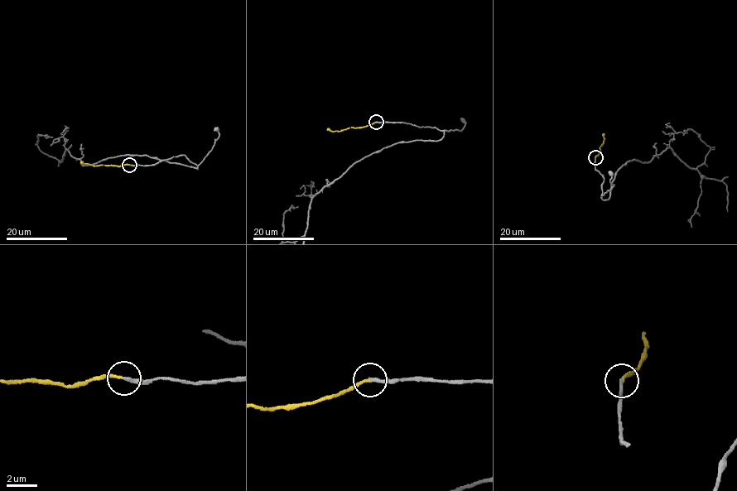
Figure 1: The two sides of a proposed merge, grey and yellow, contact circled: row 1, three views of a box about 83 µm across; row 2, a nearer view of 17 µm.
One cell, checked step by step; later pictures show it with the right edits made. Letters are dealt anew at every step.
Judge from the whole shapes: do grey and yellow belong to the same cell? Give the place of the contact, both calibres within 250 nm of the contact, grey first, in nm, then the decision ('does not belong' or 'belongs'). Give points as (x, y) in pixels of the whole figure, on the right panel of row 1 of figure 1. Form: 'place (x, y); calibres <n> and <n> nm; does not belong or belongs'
place (595, 157); calibres 220 and 170 nm; belongs

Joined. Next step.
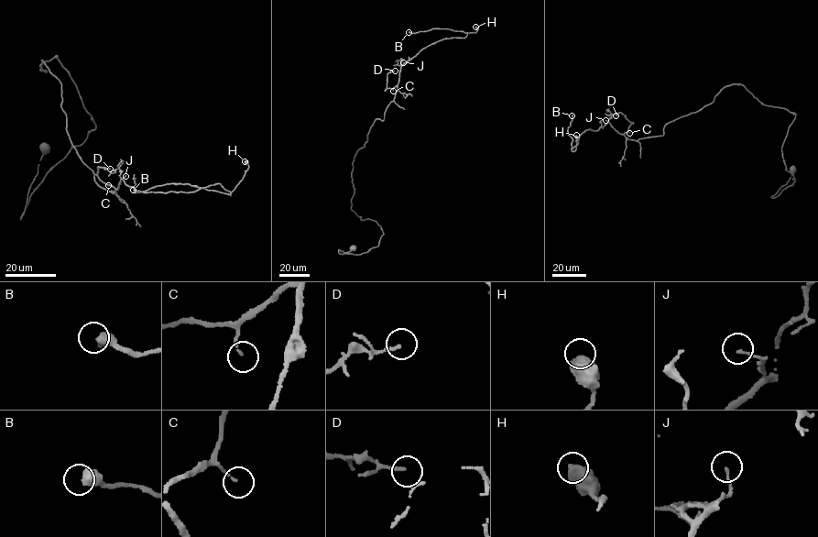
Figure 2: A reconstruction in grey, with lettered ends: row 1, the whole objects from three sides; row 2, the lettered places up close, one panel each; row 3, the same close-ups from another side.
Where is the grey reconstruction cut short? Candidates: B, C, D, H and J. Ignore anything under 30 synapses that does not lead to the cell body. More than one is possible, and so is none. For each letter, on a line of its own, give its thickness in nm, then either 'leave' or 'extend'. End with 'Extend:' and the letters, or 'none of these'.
B: calibre 500 nm; extend
C: calibre 100 nm; leave
D: calibre 110 nm; leave
H: calibre 650 nm; leave
J: calibre 90 nm; leave
Extend: B

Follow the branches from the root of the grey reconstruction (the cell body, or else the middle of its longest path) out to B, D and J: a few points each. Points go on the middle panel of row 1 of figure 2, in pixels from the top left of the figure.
B: (353, 247), (338, 253), (366, 252), (384, 234), (351, 209), (352, 172), (401, 66), (466, 36), (408, 32)
D: (353, 247), (338, 253), (366, 252), (384, 234), (351, 209), (352, 172), (394, 99), (395, 71)
J: (353, 247), (338, 253), (366, 252), (384, 234), (351, 209), (352, 172), (394, 99), (403, 62)

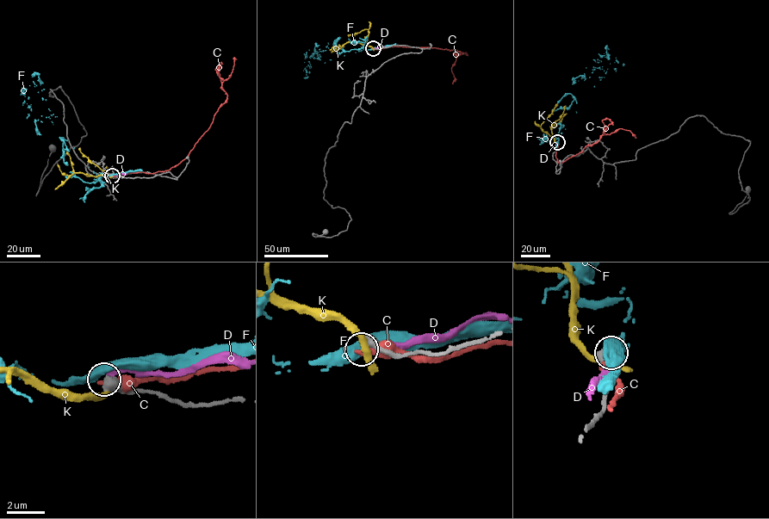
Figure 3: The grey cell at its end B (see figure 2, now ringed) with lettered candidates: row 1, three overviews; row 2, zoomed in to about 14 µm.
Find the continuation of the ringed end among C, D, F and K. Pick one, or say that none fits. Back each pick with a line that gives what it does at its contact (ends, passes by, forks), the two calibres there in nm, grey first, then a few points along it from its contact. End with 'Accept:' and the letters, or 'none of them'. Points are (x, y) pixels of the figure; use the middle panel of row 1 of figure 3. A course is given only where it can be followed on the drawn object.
Accept: none of them

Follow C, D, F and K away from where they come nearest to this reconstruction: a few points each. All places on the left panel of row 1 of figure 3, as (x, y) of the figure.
C: (113, 176), (128, 172), (164, 171), (185, 159), (227, 98), (215, 70), (220, 66), (217, 71)
D: (112, 176), (126, 174)
F: (112, 175), (84, 182), (70, 171), (63, 138), (46, 117), (35, 120), (21, 89)
K: (112, 176), (75, 173), (55, 189)

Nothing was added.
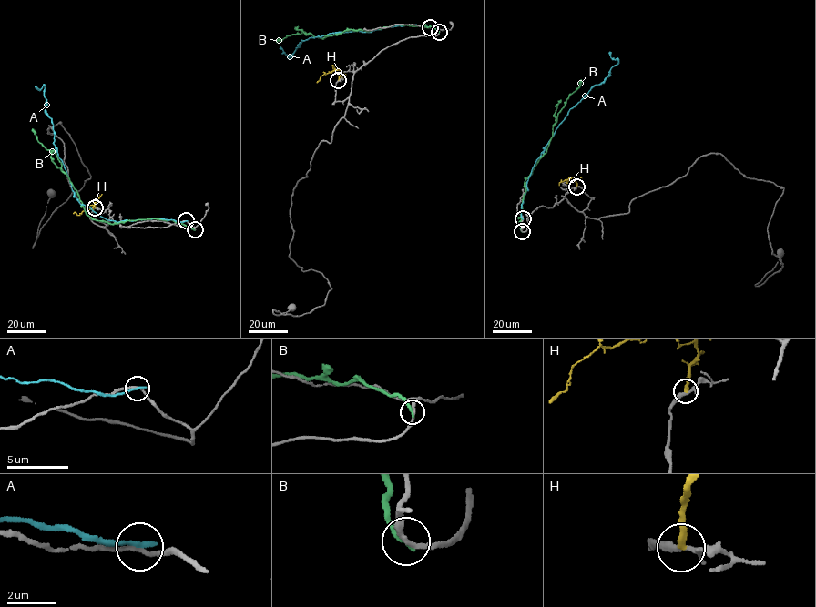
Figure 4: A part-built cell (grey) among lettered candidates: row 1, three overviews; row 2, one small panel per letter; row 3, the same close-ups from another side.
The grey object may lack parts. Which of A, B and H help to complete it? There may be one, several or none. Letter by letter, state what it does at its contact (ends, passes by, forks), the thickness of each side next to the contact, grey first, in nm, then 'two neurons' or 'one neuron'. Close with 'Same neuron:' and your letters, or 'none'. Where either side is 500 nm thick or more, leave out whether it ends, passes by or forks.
A: it ends there; 180 nm thick on the grey side, 220 nm on the other; two neurons
B: it ends there; 200 nm thick on the grey side, 240 nm on the other; two neurons
H: it ends there; 240 nm thick on the grey side, 260 nm on the other; two neurons
Same neuron: none

